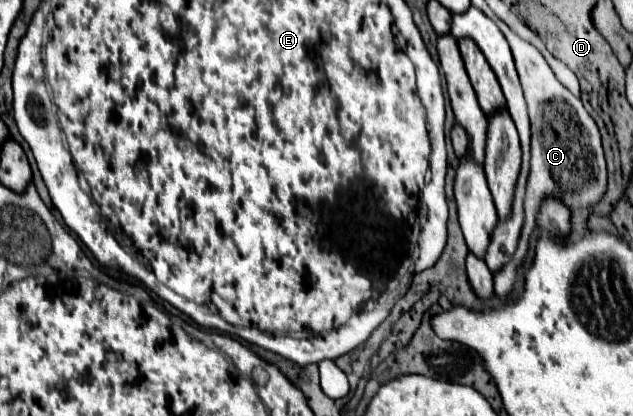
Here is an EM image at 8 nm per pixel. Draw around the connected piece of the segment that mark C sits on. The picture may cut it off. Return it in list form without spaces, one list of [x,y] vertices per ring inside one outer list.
[[[496,18],[494,22],[498,24],[500,32],[506,36],[510,50],[514,54],[514,64],[528,104],[530,130],[532,130],[532,150],[530,150],[532,158],[530,158],[530,176],[528,176],[530,182],[526,184],[524,226],[522,226],[520,242],[512,260],[506,266],[502,266],[498,272],[494,272],[494,292],[504,298],[512,290],[516,270],[526,256],[528,238],[536,226],[534,208],[538,208],[538,200],[542,196],[560,196],[568,208],[592,206],[604,196],[608,178],[606,178],[606,160],[604,160],[598,126],[582,106],[580,98],[576,98],[568,88],[564,88],[556,80],[544,56],[532,44],[516,36],[500,18]]]

